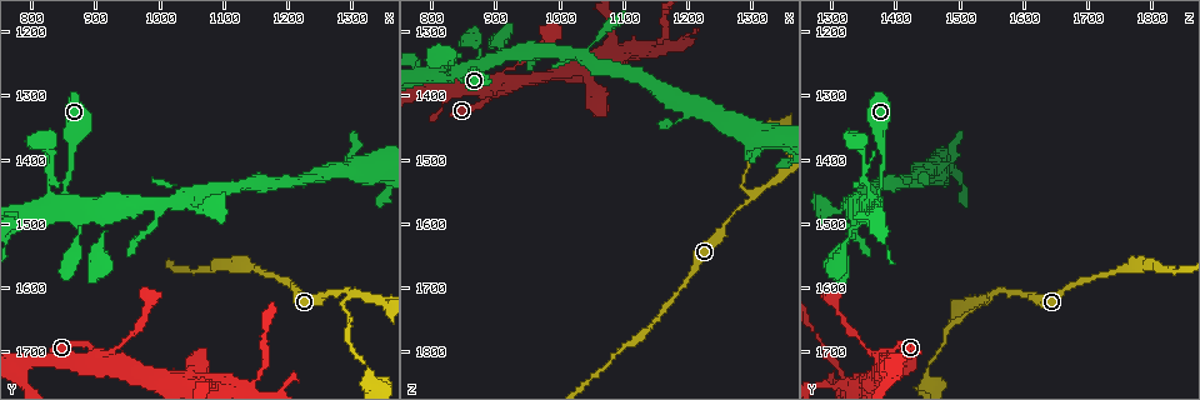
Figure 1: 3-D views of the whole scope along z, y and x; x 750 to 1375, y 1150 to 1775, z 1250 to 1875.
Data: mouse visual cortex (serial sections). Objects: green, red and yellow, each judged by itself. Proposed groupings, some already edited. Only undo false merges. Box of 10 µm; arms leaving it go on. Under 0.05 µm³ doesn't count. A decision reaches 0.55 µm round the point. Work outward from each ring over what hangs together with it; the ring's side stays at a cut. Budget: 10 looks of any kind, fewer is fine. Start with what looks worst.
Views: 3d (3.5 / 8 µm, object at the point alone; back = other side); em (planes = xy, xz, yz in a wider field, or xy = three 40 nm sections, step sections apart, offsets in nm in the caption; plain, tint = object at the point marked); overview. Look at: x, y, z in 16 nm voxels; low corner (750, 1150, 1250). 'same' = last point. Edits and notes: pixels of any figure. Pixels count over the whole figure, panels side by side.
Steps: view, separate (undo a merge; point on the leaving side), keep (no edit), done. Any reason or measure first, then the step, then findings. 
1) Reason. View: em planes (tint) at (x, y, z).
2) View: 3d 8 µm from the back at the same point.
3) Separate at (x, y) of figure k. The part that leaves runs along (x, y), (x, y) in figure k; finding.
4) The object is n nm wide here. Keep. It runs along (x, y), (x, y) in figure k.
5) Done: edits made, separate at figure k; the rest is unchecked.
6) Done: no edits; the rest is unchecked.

Calibre changes. View: 3d 3.5 µm from the back at (1295, 1610, 1565).

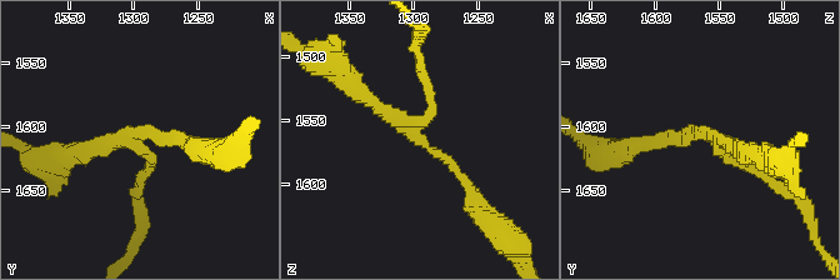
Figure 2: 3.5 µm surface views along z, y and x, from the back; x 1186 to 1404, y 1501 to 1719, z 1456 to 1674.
3 arms meet here; the arms are 100, 150, 200 nm wide; shape alone is not enough. View: em xy step 3 (tint) at (1296, 1610, 1564).

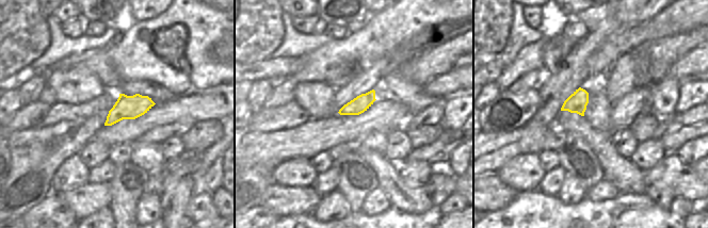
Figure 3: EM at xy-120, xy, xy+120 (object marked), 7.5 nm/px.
The object is 120 nm wide here. Keep. It runs along (474, 195), (416, 135), (431, 113), (424, 78) in figure 2; continuous, no second cell.

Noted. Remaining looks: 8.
Abrupt turn. View: 3d 3.5 µm at (850, 1460, 1365).

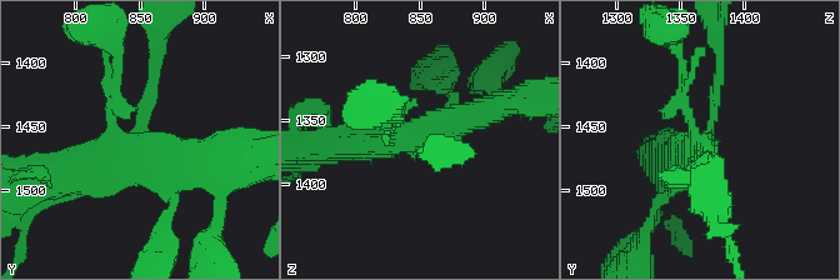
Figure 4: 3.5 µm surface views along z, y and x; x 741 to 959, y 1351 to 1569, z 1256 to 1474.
Now the EM. View: em xy step 5 (tint) at (848, 1462, 1364).

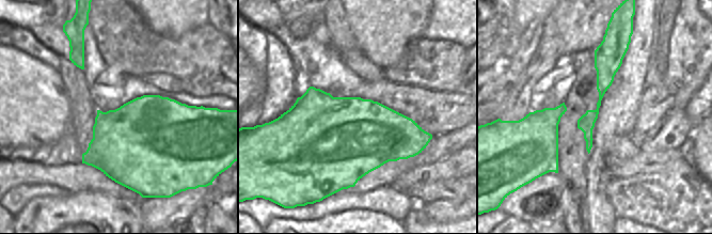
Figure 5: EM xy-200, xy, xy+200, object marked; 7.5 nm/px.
Keep. It runs along (155, 68), (140, 144), (213, 155) in figure 4; one cell here.

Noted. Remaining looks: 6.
Three arms meet. View: 3d 8 µm at (1035, 1465, 1340).

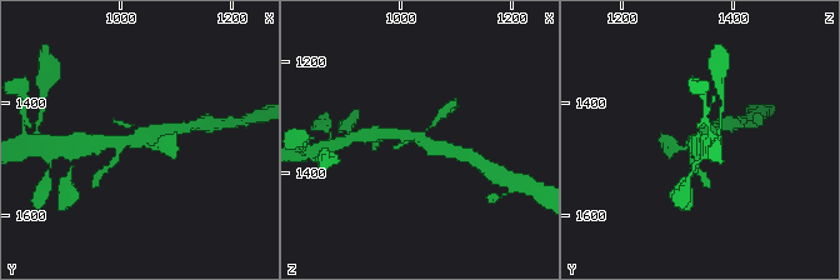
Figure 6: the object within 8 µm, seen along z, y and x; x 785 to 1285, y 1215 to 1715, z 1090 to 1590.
Zoom in. View: 3d 3.5 µm at the same point.

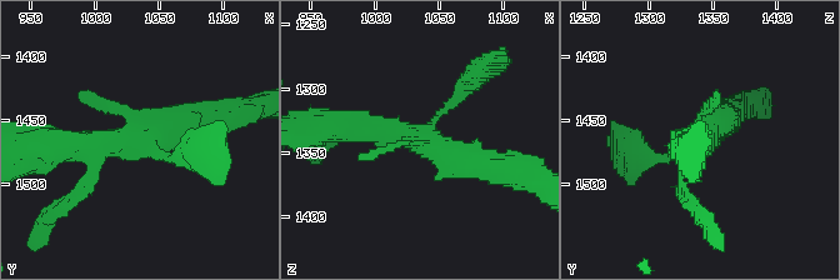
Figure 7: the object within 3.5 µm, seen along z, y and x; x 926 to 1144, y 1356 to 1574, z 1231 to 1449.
View: em xy step 2 (tint) at (1034, 1464, 1338).

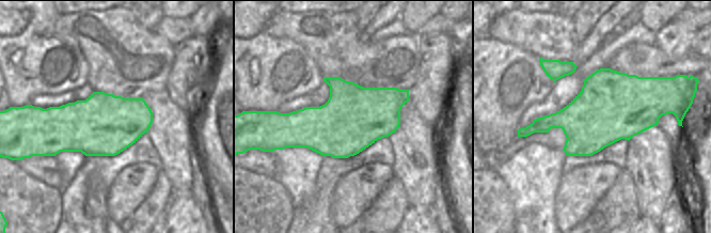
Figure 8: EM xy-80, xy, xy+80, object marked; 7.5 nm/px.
Keep. It runs along (333, 129), (403, 131), (490, 166) in figure 7; continuous, no second cell.

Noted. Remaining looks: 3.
Thick turns thin. View: 3d 3.5 µm at (905, 1710, 1385).

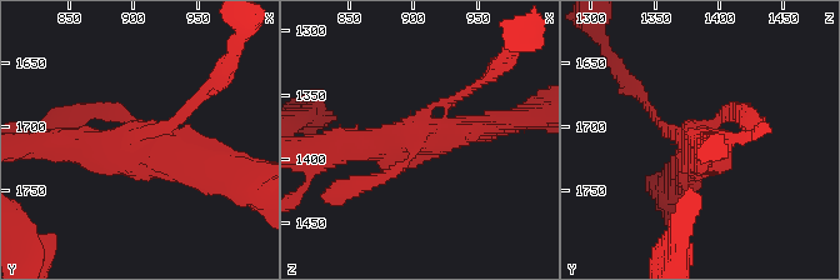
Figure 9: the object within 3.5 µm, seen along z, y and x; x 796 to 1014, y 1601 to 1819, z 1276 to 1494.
View: em xy step 3 (tint) at (902, 1710, 1386).

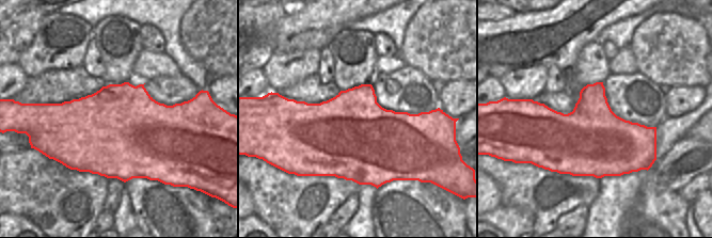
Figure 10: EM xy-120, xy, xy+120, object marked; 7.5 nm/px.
Keep. It runs along (85, 111), (204, 178) in figure 9; continuous, no second cell.

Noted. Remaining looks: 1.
Done: no edits; the rest is unchecked.

